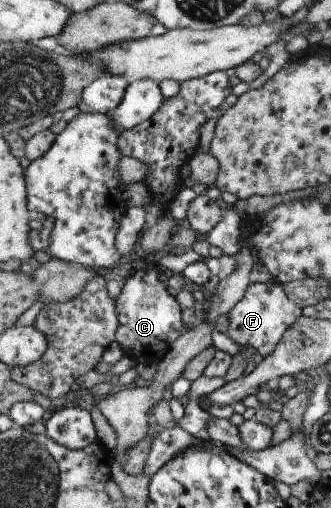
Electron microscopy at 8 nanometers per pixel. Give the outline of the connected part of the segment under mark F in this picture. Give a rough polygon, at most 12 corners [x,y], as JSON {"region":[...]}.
{"region":[[252,282],[227,336],[271,355],[304,315],[282,284]]}

